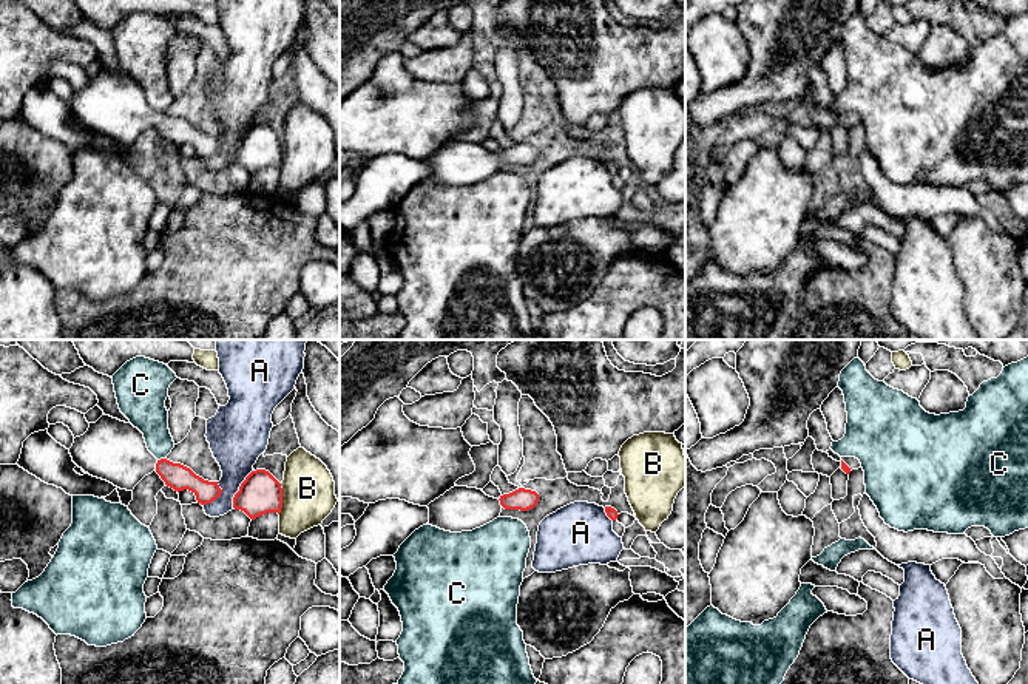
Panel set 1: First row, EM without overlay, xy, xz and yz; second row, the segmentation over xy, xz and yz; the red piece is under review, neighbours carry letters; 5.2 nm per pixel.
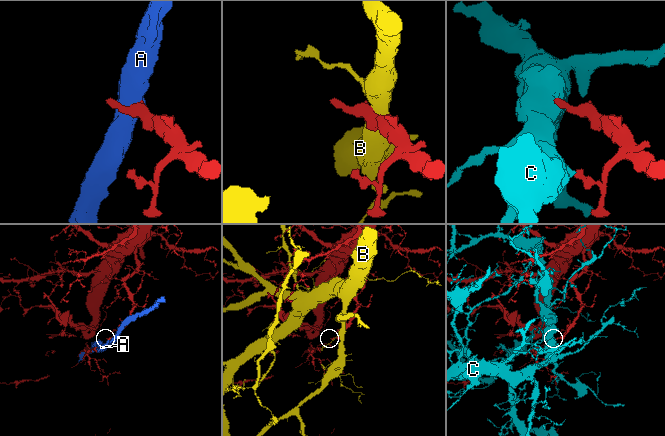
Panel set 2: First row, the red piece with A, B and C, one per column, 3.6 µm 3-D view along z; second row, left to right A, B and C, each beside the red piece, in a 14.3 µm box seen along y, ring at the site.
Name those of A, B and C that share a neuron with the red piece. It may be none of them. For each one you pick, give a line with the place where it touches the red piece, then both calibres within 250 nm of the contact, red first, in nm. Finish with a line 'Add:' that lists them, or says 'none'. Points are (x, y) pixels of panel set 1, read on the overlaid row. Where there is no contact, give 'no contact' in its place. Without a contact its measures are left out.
Add: none

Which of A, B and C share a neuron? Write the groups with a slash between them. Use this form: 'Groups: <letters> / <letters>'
Groups: A / B / C

